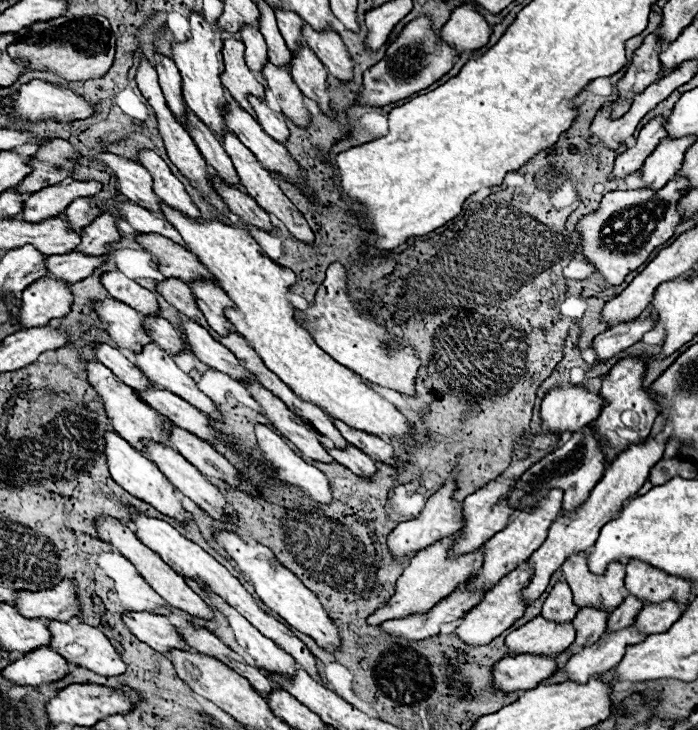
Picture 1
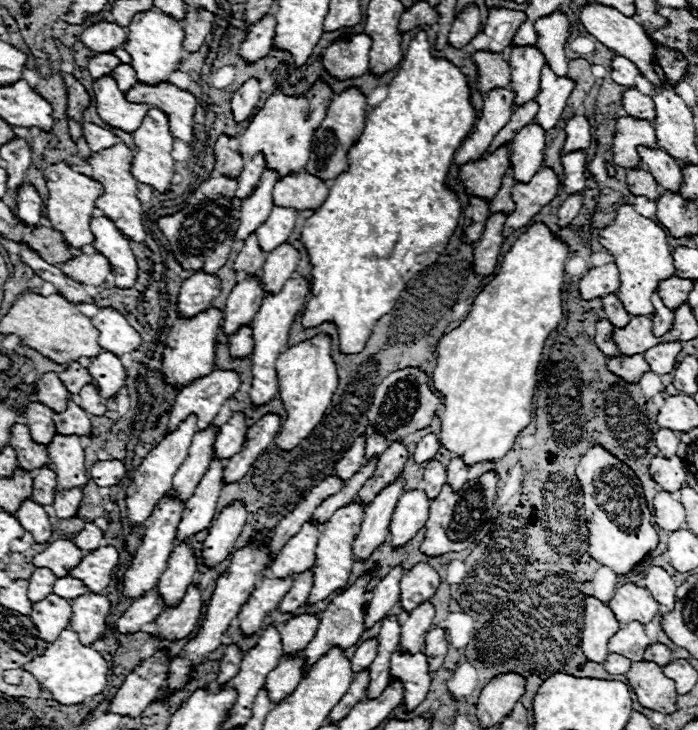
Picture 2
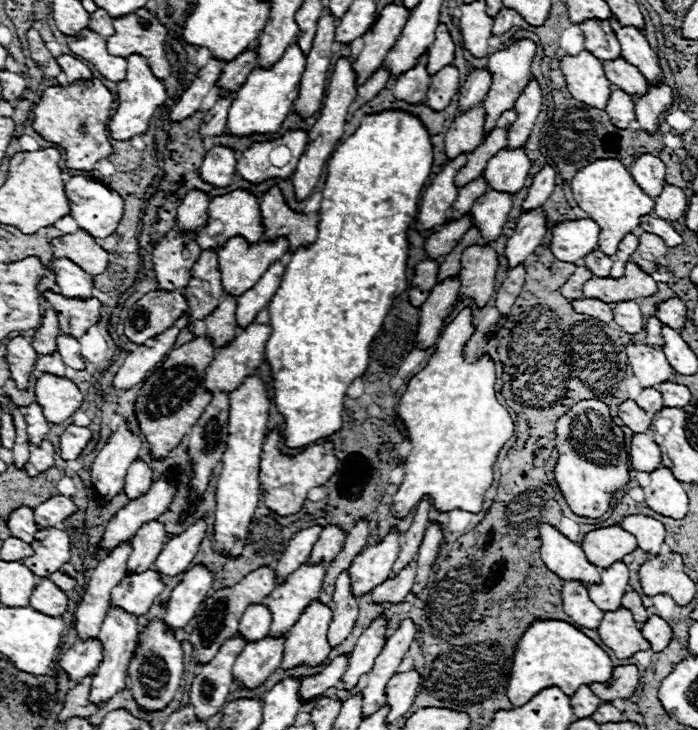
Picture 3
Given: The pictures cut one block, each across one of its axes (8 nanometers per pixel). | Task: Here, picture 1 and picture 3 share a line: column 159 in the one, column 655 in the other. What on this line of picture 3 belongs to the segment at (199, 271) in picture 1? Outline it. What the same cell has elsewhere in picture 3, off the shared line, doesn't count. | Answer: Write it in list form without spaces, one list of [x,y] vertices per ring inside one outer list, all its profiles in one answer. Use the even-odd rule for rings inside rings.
[[[640,232],[638,238],[640,238],[640,244],[638,244],[638,250],[632,254],[632,262],[636,262],[644,272],[652,274],[656,270],[658,258],[660,256],[666,256],[668,246],[656,234]]]

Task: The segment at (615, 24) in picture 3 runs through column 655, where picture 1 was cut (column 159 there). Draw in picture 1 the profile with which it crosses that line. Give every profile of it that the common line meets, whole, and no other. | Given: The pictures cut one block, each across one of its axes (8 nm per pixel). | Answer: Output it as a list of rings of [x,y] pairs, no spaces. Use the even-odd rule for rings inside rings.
[[[156,52],[154,54],[154,60],[156,60],[156,70],[158,70],[158,80],[160,80],[160,86],[162,86],[162,92],[166,96],[166,102],[170,106],[170,110],[176,114],[176,116],[182,116],[186,112],[186,104],[184,104],[184,98],[182,98],[182,80],[180,80],[180,72],[176,68],[176,64]]]

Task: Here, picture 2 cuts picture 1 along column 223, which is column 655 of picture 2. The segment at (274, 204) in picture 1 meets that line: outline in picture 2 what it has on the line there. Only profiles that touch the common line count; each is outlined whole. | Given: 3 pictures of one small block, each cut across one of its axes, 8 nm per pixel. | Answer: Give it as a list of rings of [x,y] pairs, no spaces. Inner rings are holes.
[[[620,116],[616,118],[616,134],[614,134],[614,162],[618,162],[624,168],[634,168],[640,164],[640,156],[636,146],[646,144],[646,146],[656,146],[656,134],[652,128],[652,122],[638,120]]]

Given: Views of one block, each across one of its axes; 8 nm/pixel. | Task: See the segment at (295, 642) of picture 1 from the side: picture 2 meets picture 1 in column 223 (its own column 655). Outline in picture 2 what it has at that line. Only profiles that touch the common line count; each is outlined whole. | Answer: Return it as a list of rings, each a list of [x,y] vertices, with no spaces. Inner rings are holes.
[[[650,566],[648,574],[644,576],[644,586],[658,600],[658,604],[662,608],[666,608],[666,610],[674,608],[676,584],[674,584],[672,576],[662,566]]]

